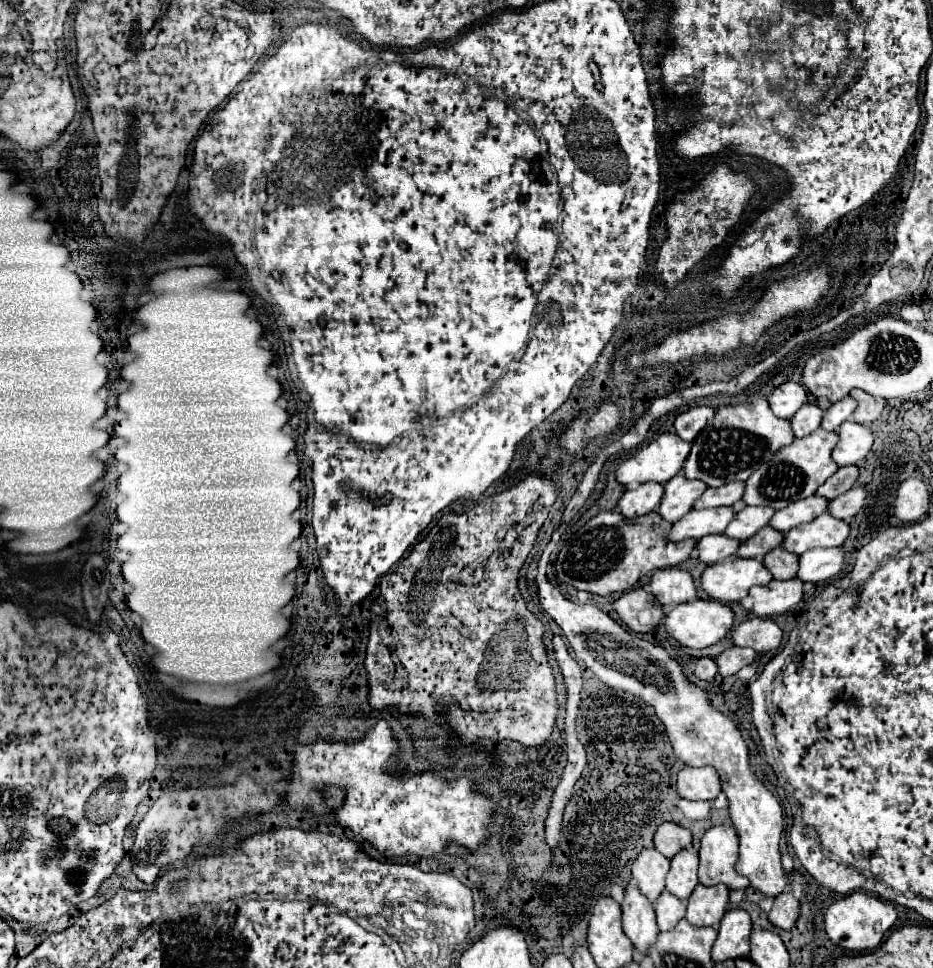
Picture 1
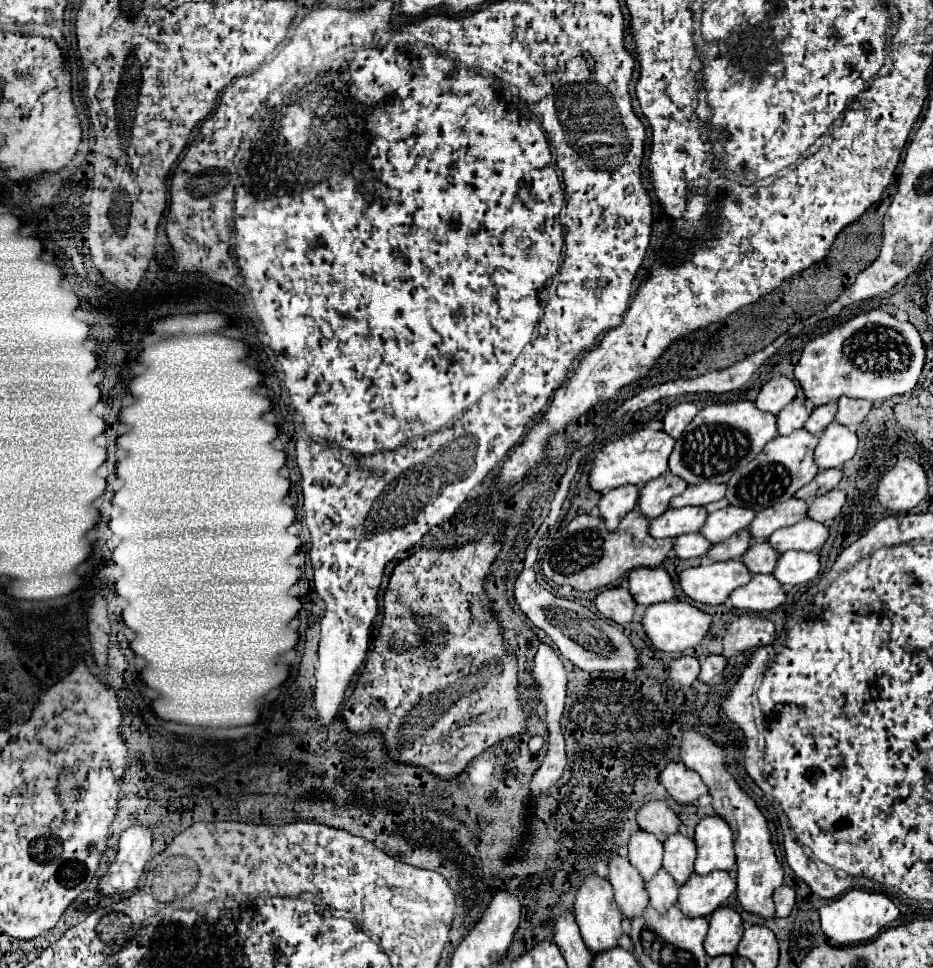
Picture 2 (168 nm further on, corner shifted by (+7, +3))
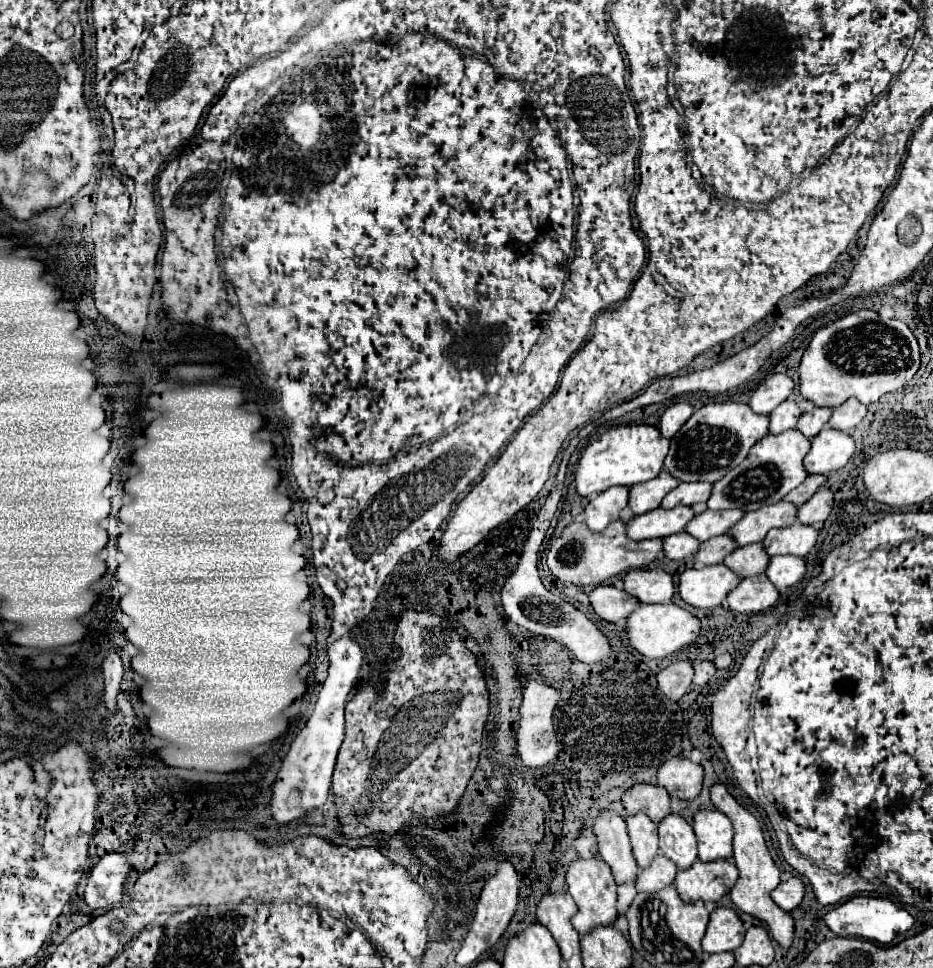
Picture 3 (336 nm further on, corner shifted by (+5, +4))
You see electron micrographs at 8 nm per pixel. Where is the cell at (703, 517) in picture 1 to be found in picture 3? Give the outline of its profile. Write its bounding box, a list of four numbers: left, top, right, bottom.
[628,507,694,541]

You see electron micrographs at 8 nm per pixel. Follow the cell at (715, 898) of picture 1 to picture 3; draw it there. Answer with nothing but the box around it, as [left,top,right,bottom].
[676,861,738,903]

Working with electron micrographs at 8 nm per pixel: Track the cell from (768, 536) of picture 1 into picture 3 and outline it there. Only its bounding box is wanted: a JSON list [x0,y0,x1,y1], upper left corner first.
[696,535,736,565]

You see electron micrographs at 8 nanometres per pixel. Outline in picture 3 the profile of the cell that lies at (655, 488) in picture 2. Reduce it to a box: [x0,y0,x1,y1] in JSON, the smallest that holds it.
[628,471,680,515]

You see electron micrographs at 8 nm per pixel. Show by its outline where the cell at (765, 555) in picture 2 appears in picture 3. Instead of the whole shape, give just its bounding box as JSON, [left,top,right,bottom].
[724,543,770,577]

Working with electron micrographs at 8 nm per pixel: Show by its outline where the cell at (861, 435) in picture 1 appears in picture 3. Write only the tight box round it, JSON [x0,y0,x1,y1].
[804,427,856,475]

